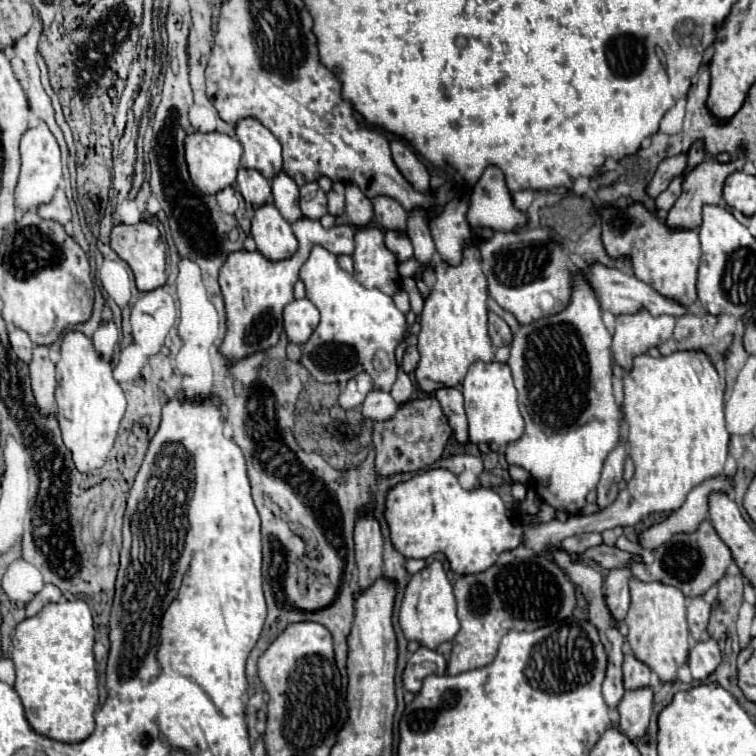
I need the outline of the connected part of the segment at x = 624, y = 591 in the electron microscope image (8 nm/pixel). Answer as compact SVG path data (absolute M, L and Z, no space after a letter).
M630 565L624 567L616 567L610 569L608 577L606 577L606 605L612 611L612 617L616 623L622 623L628 605L630 605L630 593L628 593L628 581L632 579L632 571Z

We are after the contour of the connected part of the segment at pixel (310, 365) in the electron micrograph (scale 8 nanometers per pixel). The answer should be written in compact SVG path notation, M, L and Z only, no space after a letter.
M316 245L310 251L310 257L306 259L306 263L300 269L300 279L306 287L306 297L320 311L318 327L314 329L312 337L304 345L300 345L300 349L302 349L300 365L304 365L310 371L310 375L320 383L346 383L356 373L366 371L374 379L376 389L390 391L396 381L396 369L398 369L394 351L396 351L398 343L404 339L404 331L406 331L406 317L394 305L392 297L375 287L362 287L356 279L348 279L348 273L344 269L340 269L340 265L338 265L338 257L328 253L320 245Z

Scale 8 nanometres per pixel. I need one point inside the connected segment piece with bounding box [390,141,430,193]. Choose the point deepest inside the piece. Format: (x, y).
(409, 163)

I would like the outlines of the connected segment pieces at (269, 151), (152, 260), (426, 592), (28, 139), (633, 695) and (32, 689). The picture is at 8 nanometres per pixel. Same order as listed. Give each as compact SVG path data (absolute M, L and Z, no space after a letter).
M242 119L236 125L236 137L244 147L242 167L256 169L266 179L282 171L280 141L256 119Z
M140 221L138 225L118 223L112 229L110 247L118 253L120 259L124 259L130 265L138 291L152 291L166 283L166 271L164 271L166 269L166 245L164 245L156 225L146 223L146 221Z
M440 561L428 563L422 571L414 573L406 585L398 623L408 641L418 641L428 649L436 649L444 641L452 641L460 629L460 621L456 617L456 599L452 593L452 585L442 569Z
M40 123L36 129L28 129L20 141L20 155L22 155L22 171L16 185L16 207L22 211L36 209L44 203L50 203L54 191L62 183L62 163L60 163L60 149L52 133L48 131L46 123Z
M648 687L626 691L618 705L620 731L630 739L638 741L644 737L650 717L652 717L652 691Z
M84 601L48 603L38 615L24 619L20 625L16 625L10 651L16 667L14 689L20 695L26 719L36 733L62 743L84 741L92 733L94 711L98 705L98 673L92 653L94 635L96 631L92 625L92 613Z

